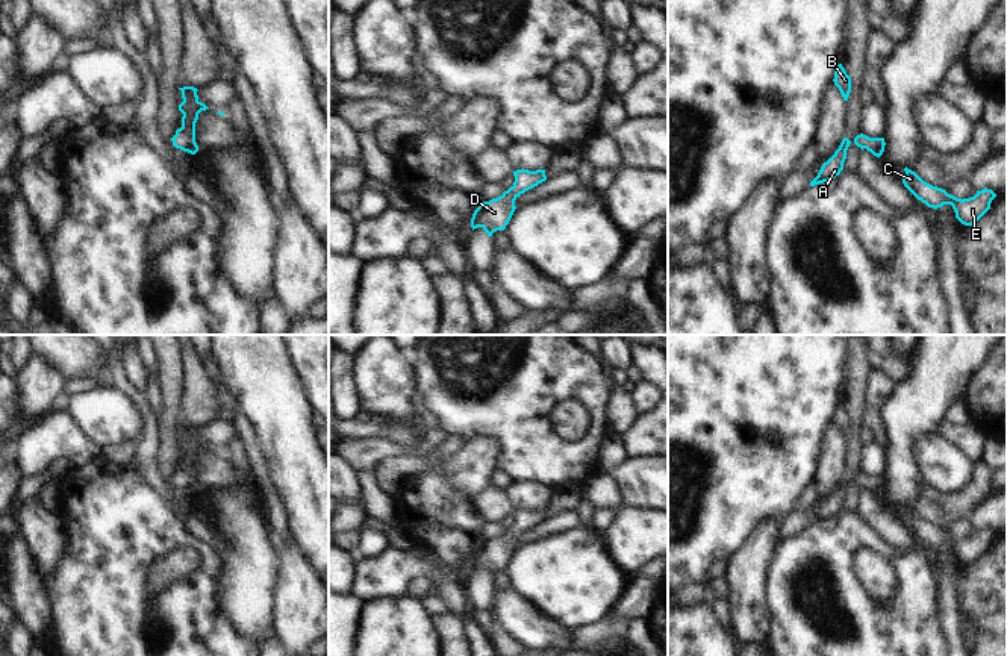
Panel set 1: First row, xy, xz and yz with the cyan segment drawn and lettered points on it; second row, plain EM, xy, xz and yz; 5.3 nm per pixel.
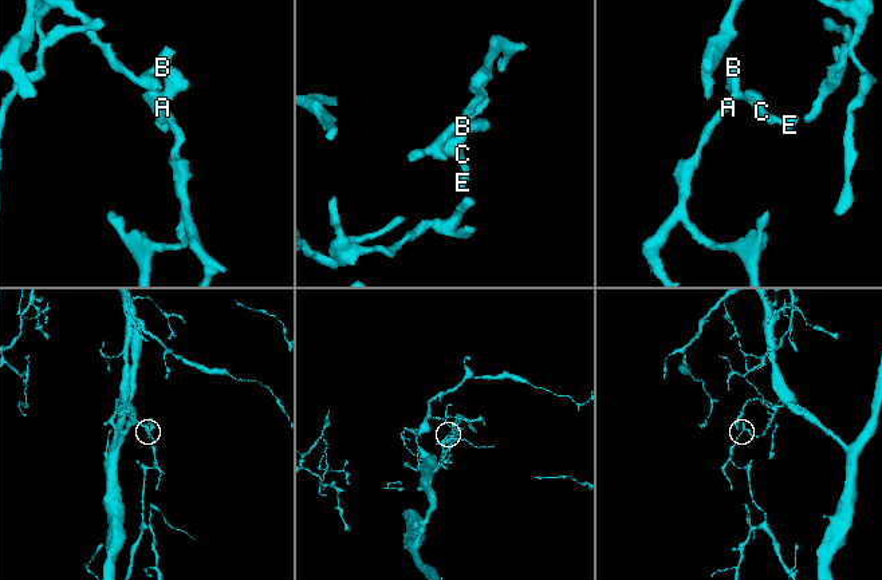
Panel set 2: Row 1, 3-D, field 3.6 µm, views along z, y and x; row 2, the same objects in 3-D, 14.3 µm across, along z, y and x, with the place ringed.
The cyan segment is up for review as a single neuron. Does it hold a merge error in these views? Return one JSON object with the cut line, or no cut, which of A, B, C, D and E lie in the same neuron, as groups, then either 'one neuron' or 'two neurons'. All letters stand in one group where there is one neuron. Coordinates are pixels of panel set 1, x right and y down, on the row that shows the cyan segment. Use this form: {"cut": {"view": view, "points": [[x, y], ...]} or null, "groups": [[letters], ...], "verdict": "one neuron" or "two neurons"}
{"cut": null, "groups": [["A", "B", "C", "D", "E"]], "verdict": "one neuron"}

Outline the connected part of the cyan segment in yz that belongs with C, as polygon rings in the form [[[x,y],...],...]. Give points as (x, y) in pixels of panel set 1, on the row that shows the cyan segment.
[[[907,167],[904,171],[906,174],[903,176],[903,183],[918,200],[933,209],[951,205],[956,212],[956,218],[965,226],[972,226],[978,221],[990,209],[990,203],[996,197],[992,189],[984,188],[977,191],[974,197],[962,200],[948,194],[942,188],[924,182]]]

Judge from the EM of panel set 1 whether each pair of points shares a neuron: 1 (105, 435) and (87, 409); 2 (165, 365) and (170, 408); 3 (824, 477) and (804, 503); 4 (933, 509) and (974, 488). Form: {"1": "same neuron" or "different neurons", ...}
{"1": "same neuron", "2": "same neuron", "3": "different neurons", "4": "same neuron"}

